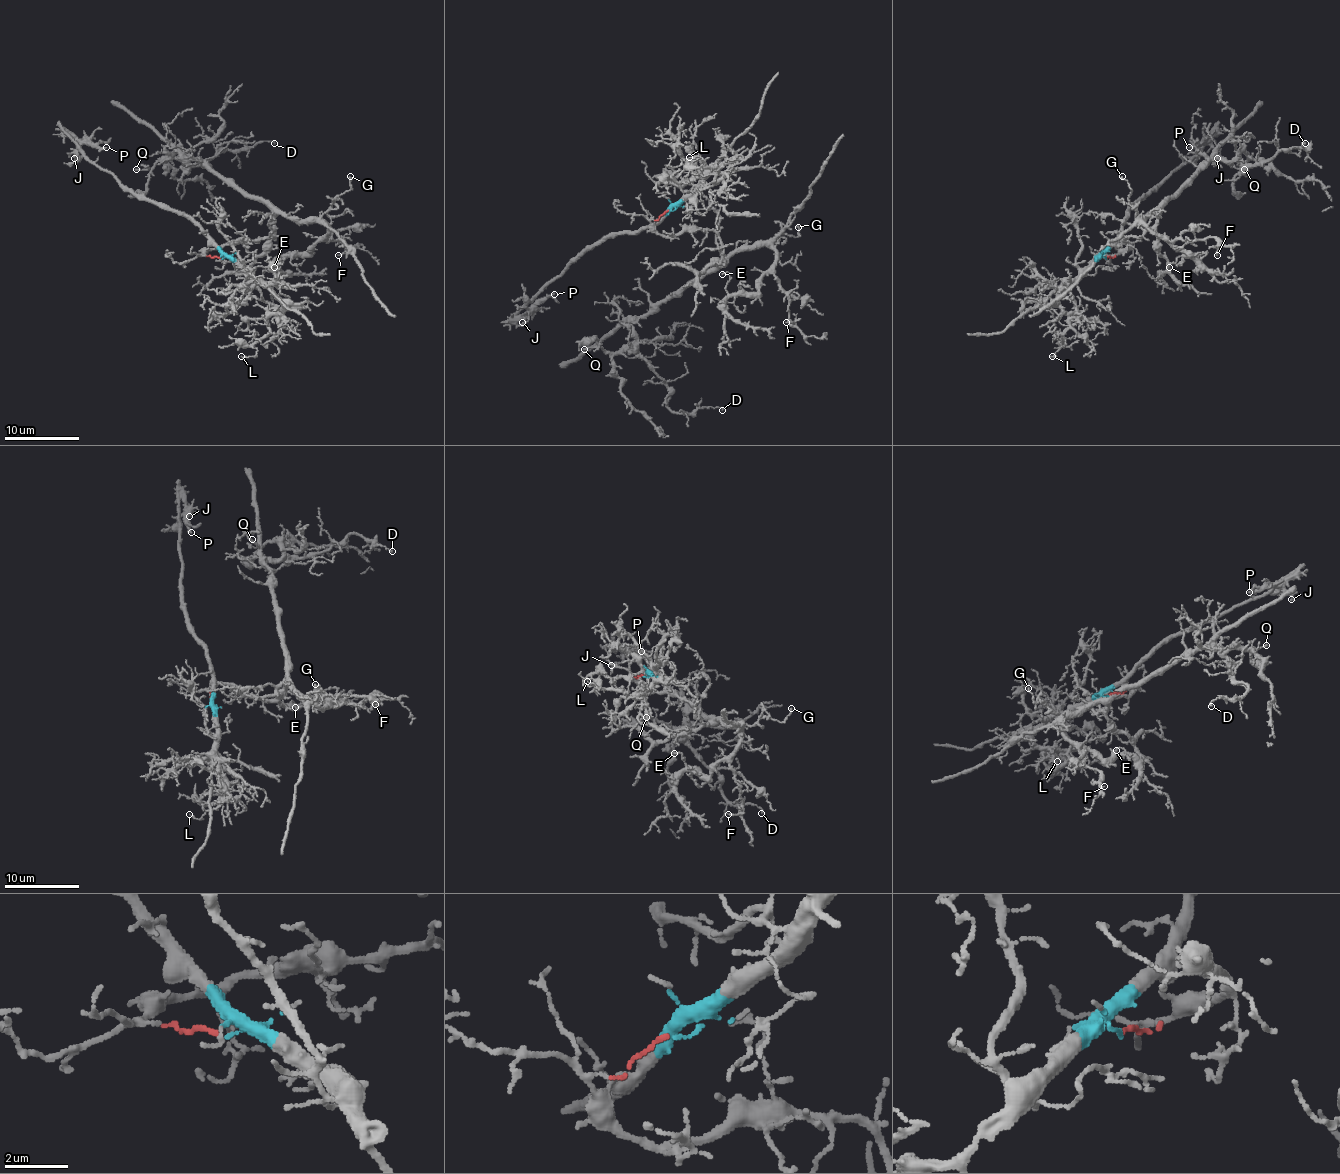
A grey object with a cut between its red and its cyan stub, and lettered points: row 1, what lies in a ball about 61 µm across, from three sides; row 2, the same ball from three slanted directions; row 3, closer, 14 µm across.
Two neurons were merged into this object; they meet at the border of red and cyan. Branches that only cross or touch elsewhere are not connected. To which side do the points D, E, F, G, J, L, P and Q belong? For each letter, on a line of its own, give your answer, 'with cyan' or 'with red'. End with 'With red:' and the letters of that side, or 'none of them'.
D: with red
E: with red
F: with red
G: with red
J: with cyan
L: with cyan
P: with cyan
Q: with red
With red: D, E, F, G, Q

